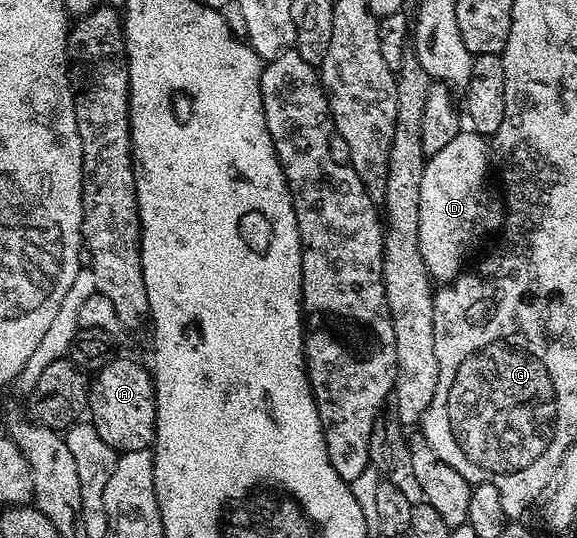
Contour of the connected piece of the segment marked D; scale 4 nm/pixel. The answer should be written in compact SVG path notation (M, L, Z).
M473 132L458 133L440 152L427 157L420 180L418 243L431 279L439 278L439 283L453 283L463 273L466 253L473 248L474 241L485 230L497 231L504 221L503 207L490 202L490 190L486 187L490 162L492 166L487 139Z

